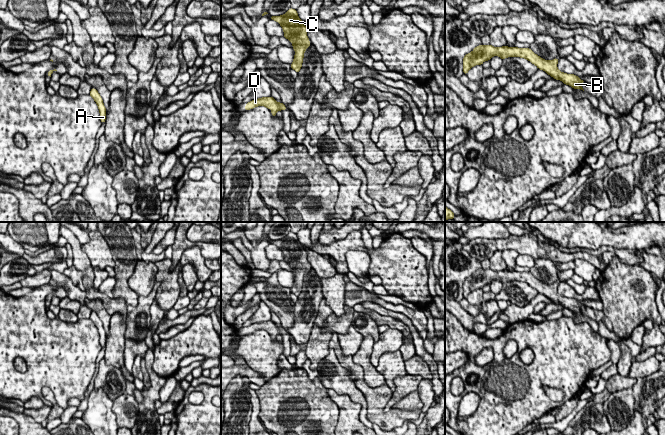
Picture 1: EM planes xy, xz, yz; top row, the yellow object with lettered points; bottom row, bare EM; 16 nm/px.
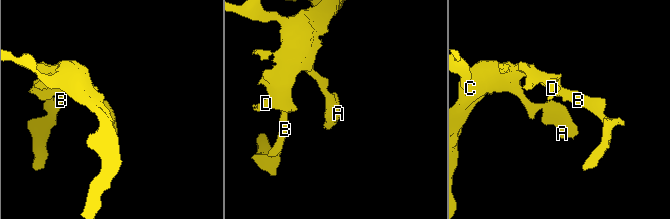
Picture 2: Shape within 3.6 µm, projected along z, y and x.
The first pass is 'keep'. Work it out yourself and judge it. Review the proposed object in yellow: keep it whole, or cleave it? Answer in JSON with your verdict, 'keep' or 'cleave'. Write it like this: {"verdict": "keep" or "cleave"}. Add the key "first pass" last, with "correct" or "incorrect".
{"verdict": "keep", "first pass": "correct"}

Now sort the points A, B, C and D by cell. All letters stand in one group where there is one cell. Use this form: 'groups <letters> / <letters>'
groups A B C D

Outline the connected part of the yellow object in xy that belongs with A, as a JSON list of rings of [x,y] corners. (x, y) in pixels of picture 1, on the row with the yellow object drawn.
[[[91,88],[91,91],[90,91],[89,95],[94,99],[94,101],[98,105],[98,109],[99,109],[99,113],[100,113],[100,121],[102,123],[105,123],[105,120],[106,120],[106,108],[104,106],[102,97],[100,96],[100,94],[98,93],[98,91],[95,88]]]

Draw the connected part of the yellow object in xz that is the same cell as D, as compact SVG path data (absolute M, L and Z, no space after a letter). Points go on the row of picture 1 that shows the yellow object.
M272 96L253 99L252 101L246 103L244 109L248 111L258 106L265 106L266 108L271 109L271 114L273 117L276 117L277 111L283 111L287 109L282 102L278 103Z

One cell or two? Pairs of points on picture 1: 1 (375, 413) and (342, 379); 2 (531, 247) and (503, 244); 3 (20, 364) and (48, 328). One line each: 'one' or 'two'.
1: two
2: one
3: two

